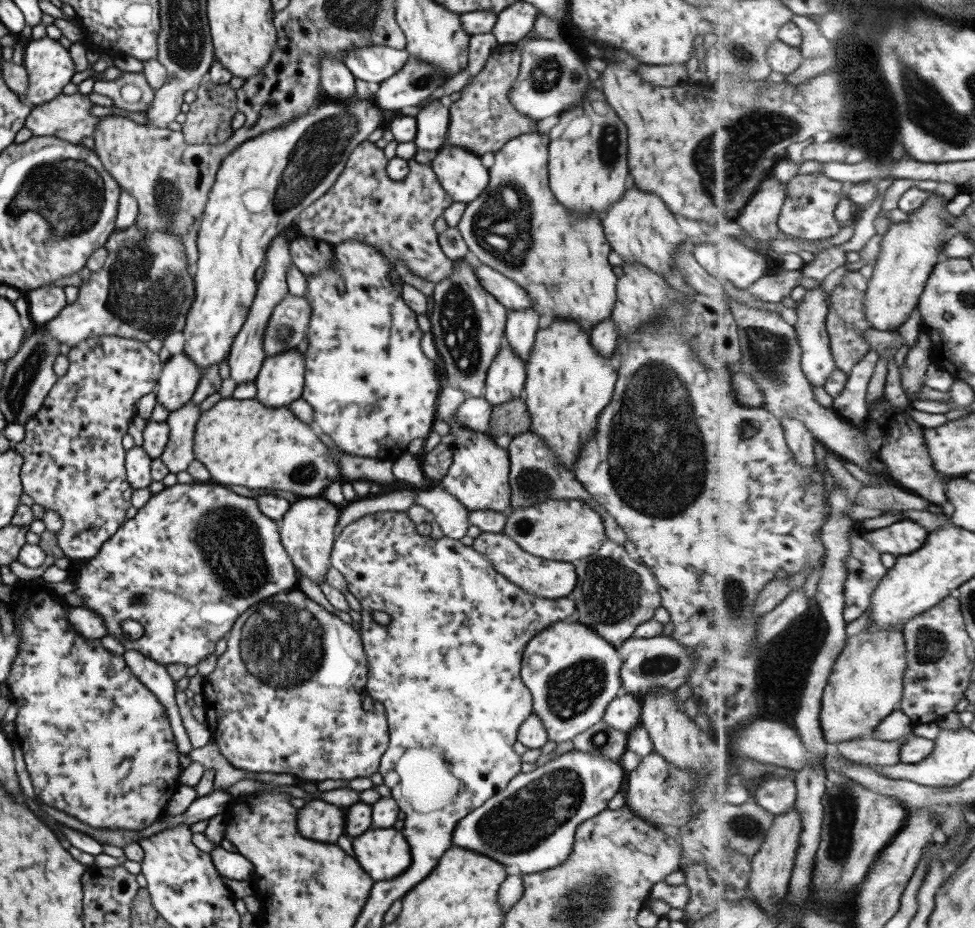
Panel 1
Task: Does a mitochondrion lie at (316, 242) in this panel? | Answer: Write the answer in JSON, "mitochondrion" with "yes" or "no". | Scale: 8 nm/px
{"mitochondrion":"no"}

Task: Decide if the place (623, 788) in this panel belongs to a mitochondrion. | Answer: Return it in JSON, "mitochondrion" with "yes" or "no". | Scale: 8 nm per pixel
{"mitochondrion":"no"}

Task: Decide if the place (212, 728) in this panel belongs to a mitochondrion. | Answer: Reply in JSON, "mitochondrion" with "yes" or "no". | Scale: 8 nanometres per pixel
{"mitochondrion":"no"}

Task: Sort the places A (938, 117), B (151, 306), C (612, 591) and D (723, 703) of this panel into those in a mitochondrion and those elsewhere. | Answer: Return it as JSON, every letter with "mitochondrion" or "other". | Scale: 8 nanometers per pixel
{"A":"mitochondrion","B":"mitochondrion","C":"mitochondrion","D":"other"}

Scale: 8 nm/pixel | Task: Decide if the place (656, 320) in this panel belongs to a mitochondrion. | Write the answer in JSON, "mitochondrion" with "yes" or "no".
{"mitochondrion":"no"}

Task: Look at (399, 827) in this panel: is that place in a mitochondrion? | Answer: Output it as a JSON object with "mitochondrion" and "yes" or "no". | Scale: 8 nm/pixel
{"mitochondrion":"no"}

